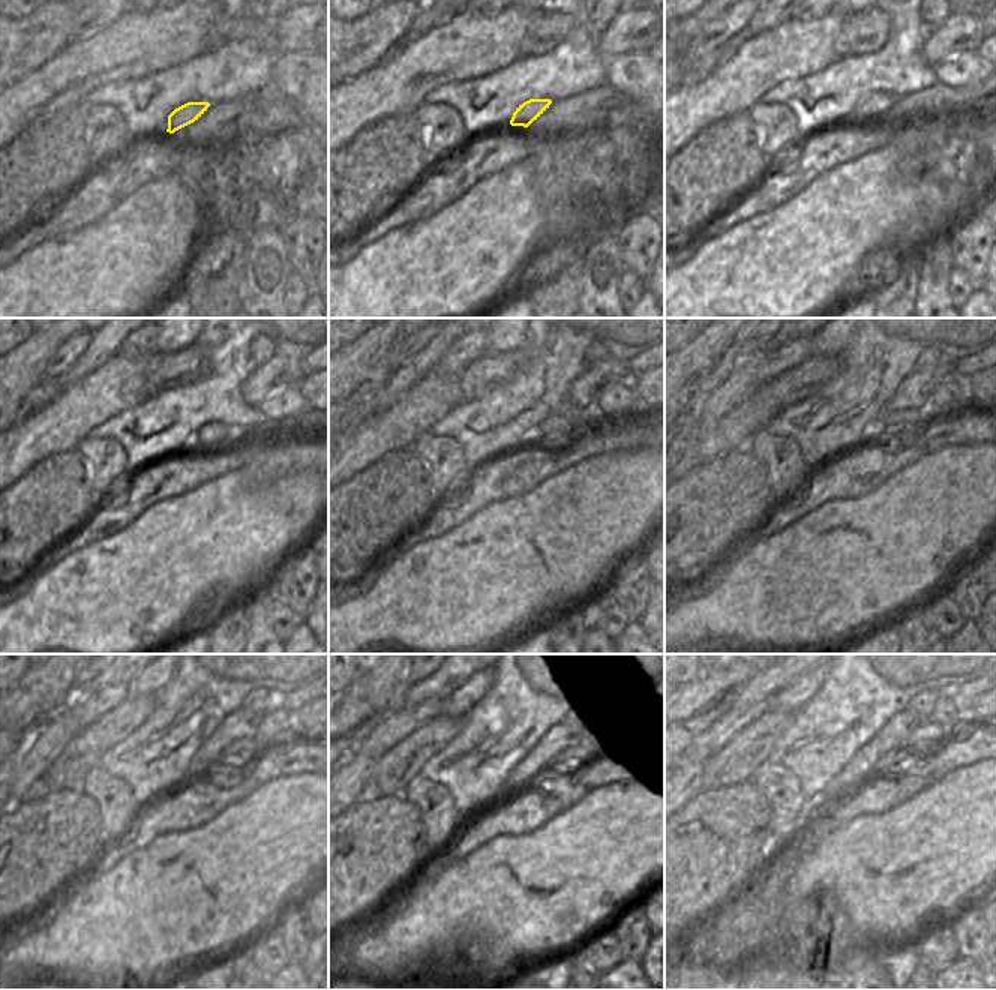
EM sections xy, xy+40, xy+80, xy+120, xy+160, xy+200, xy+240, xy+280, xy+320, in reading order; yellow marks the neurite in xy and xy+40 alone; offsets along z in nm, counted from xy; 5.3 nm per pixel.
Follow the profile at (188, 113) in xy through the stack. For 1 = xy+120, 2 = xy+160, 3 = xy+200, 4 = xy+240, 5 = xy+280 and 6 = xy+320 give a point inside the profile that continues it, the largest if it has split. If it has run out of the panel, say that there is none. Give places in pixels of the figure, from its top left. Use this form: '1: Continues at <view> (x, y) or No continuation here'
1: Continues at xy+120 (212, 435)
2: Continues at xy+160 (552, 428)
3: Continues at xy+200 (909, 419)
4: Continues at xy+240 (242, 752)
5: Continues at xy+280 (578, 753)
6: Continues at xy+320 (923, 738)

